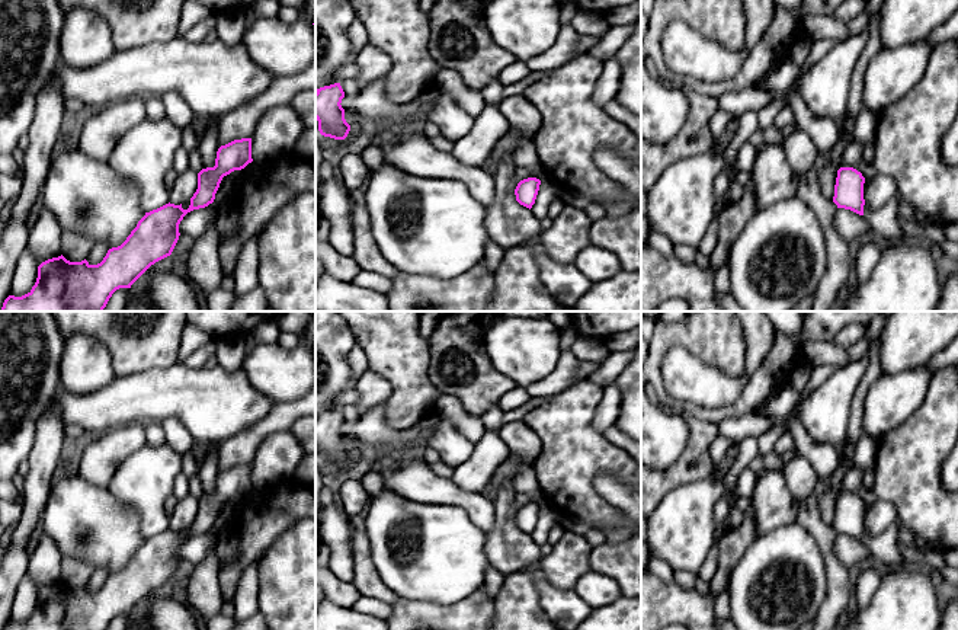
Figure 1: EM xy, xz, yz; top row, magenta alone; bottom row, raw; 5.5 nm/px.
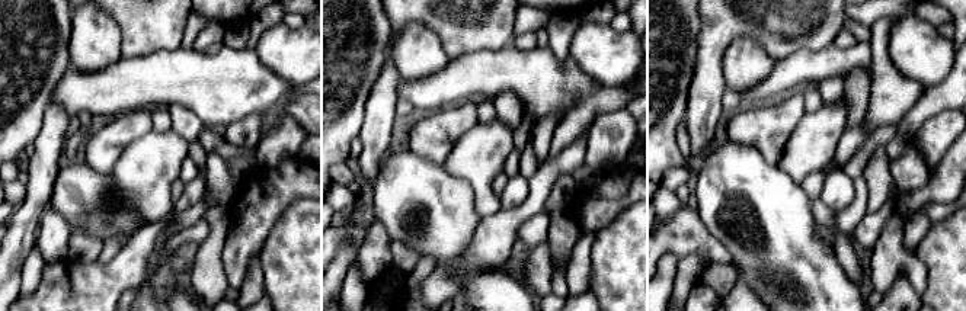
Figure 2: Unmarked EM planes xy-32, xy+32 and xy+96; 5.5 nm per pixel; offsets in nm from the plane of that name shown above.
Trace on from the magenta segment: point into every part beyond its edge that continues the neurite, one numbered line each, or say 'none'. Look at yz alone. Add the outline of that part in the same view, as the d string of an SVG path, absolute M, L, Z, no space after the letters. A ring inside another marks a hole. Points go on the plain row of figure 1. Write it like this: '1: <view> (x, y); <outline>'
none

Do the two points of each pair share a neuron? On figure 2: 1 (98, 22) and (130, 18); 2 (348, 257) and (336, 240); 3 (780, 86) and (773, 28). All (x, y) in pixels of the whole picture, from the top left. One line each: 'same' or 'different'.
1: different
2: different
3: different

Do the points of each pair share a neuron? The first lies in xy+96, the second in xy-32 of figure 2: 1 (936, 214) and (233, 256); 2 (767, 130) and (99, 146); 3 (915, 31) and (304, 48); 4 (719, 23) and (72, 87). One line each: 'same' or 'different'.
1: same
2: same
3: same
4: different

